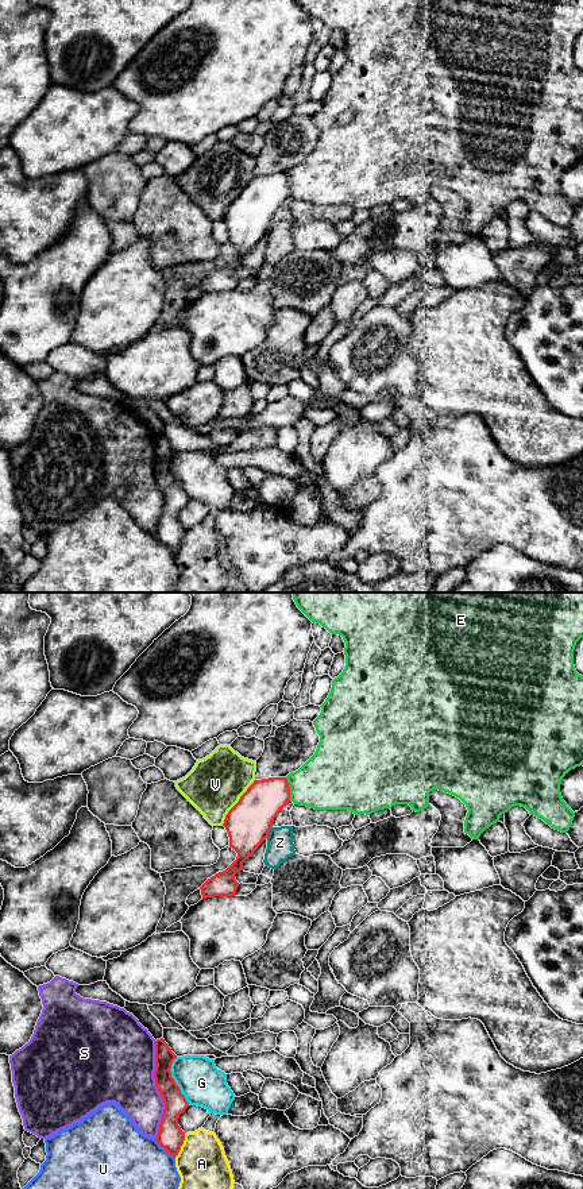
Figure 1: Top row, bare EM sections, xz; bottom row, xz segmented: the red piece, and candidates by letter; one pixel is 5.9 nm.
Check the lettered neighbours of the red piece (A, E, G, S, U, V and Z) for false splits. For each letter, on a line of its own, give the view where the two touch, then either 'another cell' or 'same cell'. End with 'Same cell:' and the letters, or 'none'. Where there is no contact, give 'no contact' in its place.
A: contact in xz; another cell
E: contact in xz; another cell
G: contact in xz; another cell
S: contact in xz; another cell
U: contact in xz; another cell
V: contact in xz; another cell
Z: contact in xz; another cell
Same cell: none

